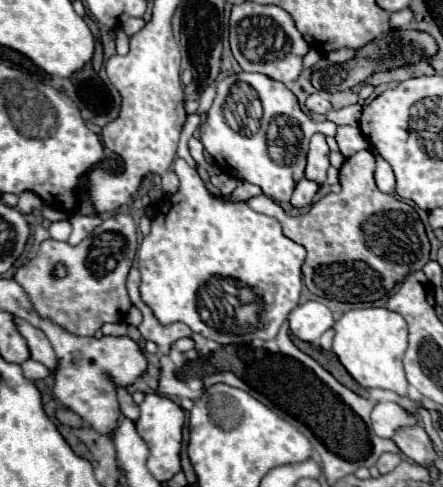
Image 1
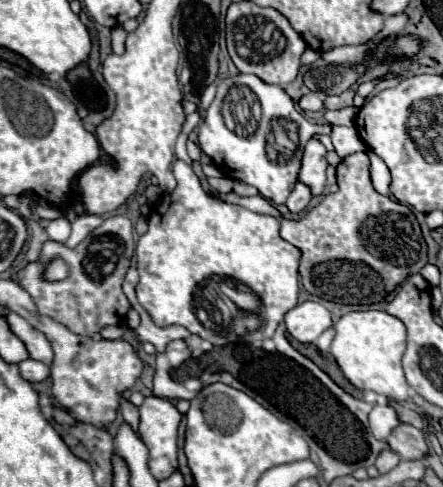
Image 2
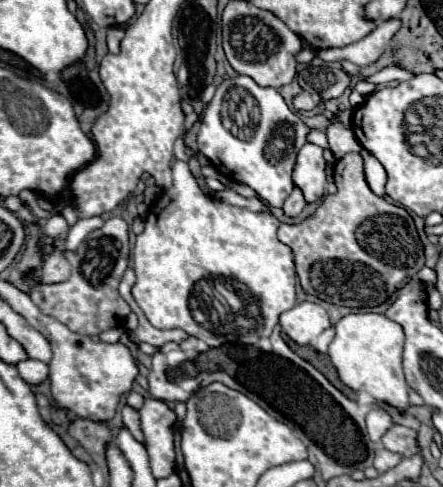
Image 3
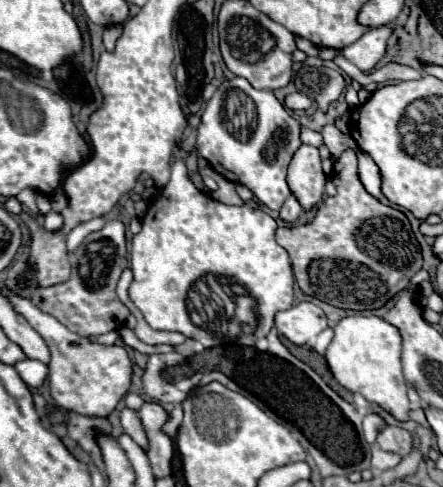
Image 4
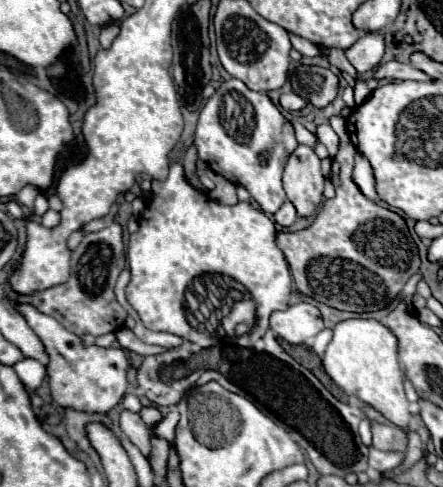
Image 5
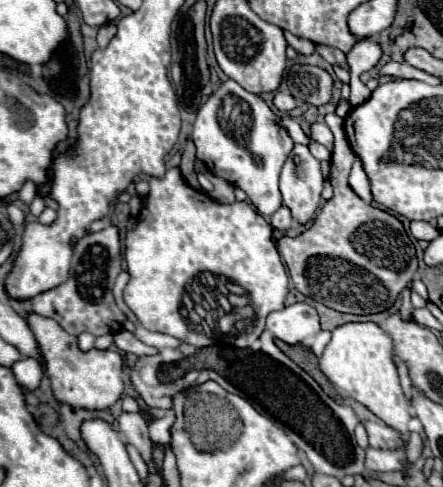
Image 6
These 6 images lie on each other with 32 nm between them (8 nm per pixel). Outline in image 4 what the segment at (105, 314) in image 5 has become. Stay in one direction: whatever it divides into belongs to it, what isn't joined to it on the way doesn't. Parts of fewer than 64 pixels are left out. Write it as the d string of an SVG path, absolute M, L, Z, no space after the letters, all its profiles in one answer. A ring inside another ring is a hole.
M110 220L102 230L88 234L82 244L70 254L72 276L64 284L36 288L32 302L46 314L60 320L68 330L80 336L100 336L110 330L124 326L128 318L128 308L118 300L114 288L128 266L128 250L124 238L124 224L120 220Z

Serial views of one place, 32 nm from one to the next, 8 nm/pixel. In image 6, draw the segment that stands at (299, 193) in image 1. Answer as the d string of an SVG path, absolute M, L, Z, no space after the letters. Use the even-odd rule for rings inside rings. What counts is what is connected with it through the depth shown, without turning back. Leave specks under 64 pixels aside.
M282 206L282 208L270 218L270 226L272 226L272 230L278 230L278 232L286 232L286 230L290 230L290 226L292 226L290 210Z

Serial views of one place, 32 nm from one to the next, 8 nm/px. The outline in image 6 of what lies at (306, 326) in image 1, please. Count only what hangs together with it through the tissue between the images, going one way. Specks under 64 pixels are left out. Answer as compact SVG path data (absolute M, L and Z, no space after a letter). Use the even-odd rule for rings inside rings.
M296 302L278 312L270 312L266 330L286 344L300 344L306 336L320 332L320 318L312 306Z

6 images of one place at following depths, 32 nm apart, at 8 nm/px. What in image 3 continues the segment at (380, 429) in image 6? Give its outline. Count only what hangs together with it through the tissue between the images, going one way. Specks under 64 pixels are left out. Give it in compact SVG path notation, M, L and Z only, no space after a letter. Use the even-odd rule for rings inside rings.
M390 426L388 432L380 438L382 448L396 452L400 456L412 456L420 450L418 442L416 442L416 432L404 426Z

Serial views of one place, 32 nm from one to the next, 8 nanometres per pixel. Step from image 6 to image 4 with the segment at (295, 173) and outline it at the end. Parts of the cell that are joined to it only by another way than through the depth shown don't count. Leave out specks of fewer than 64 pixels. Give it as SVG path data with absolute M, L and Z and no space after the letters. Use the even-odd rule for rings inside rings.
M300 146L288 166L288 190L296 196L304 212L312 210L324 198L326 176L322 172L322 158L318 148Z

